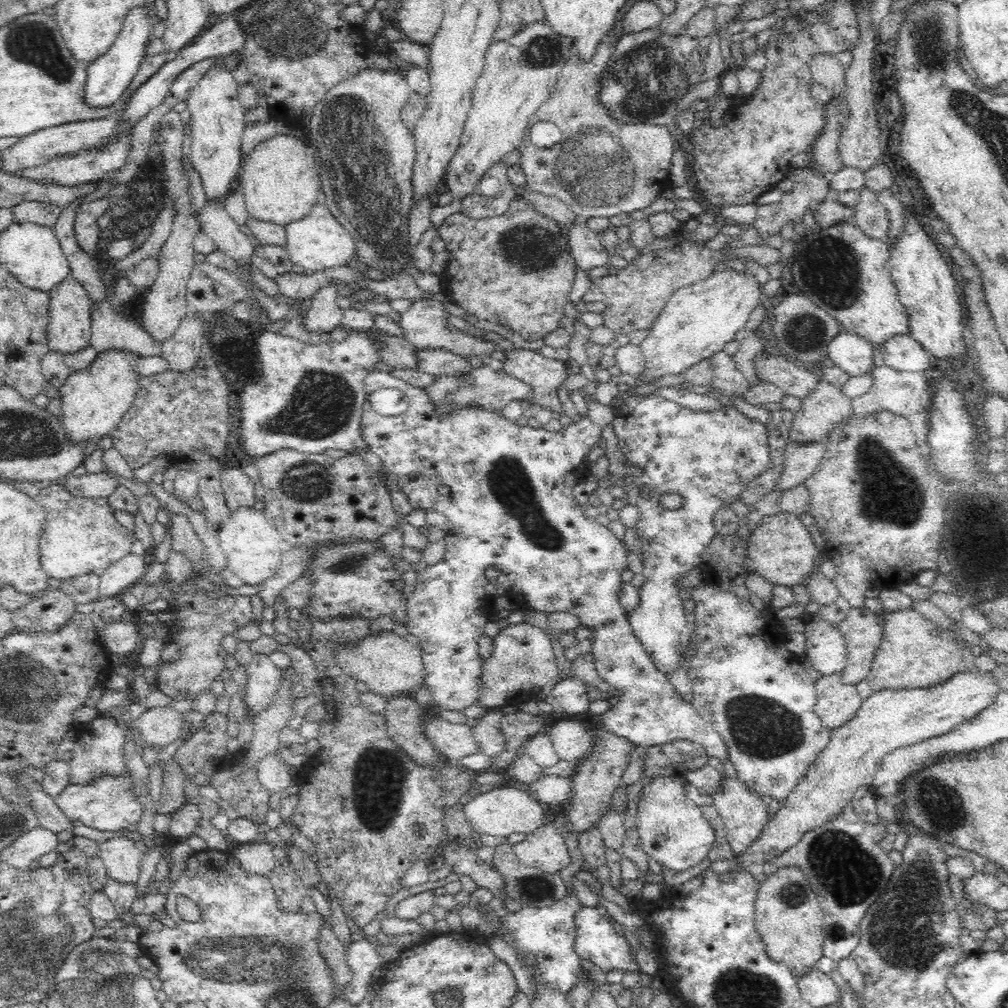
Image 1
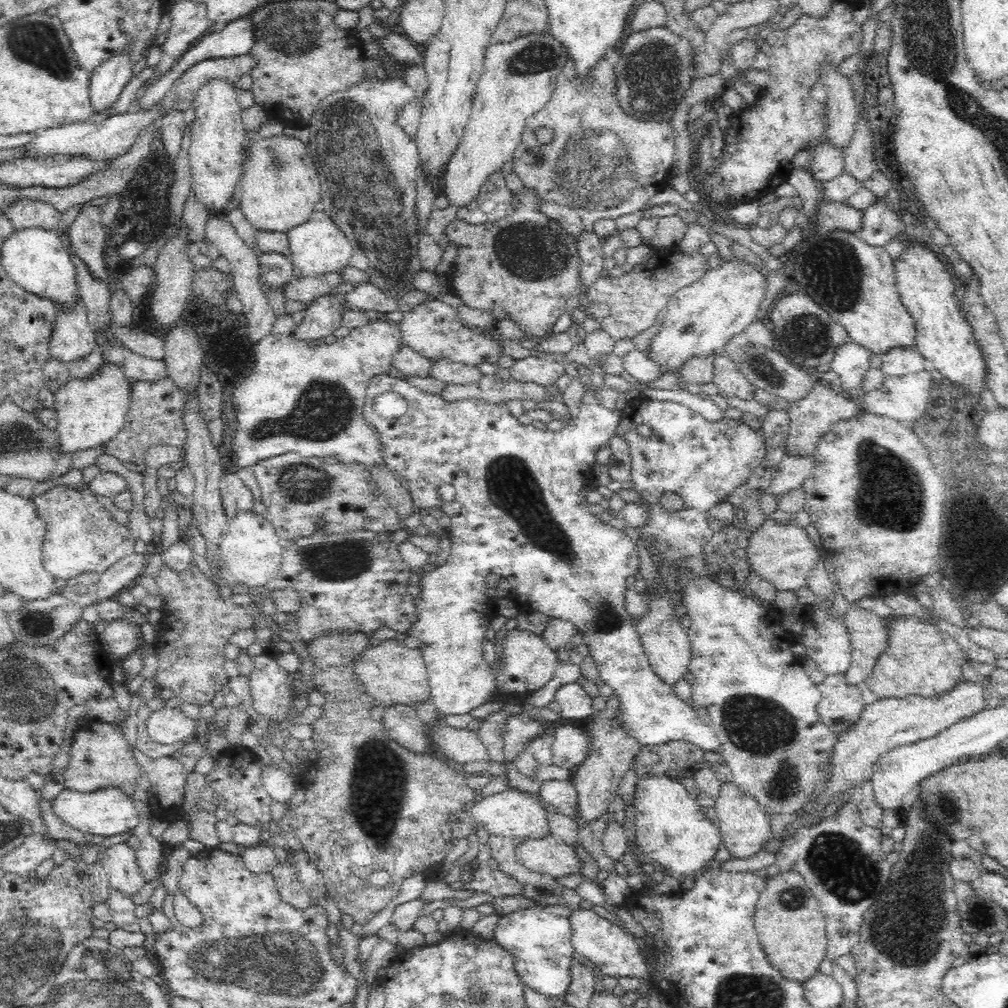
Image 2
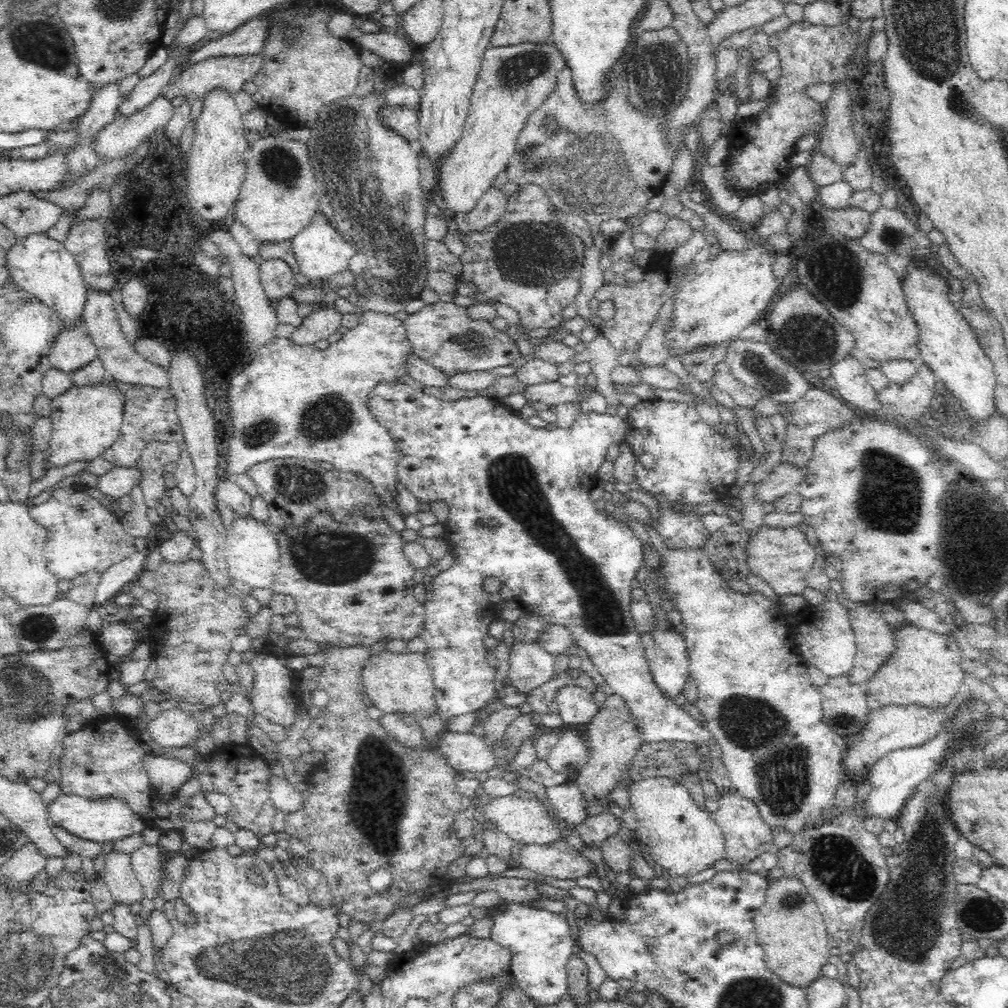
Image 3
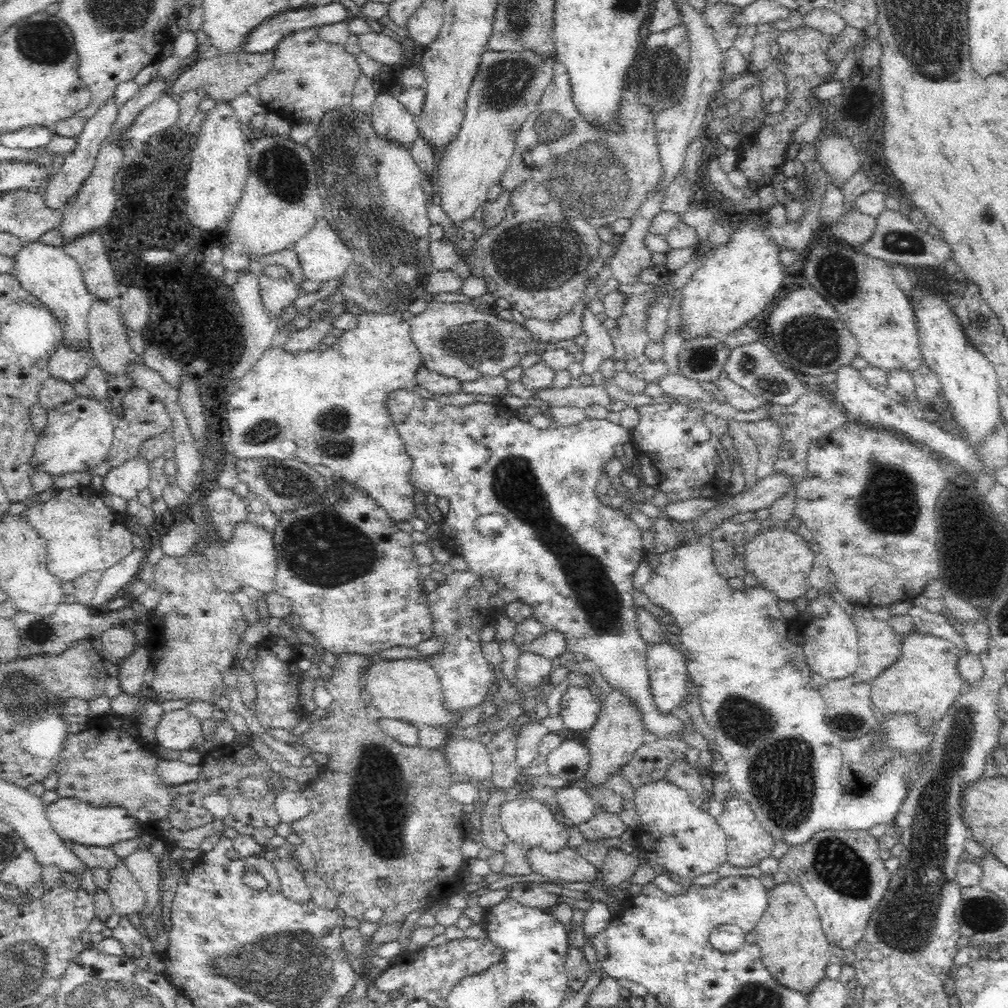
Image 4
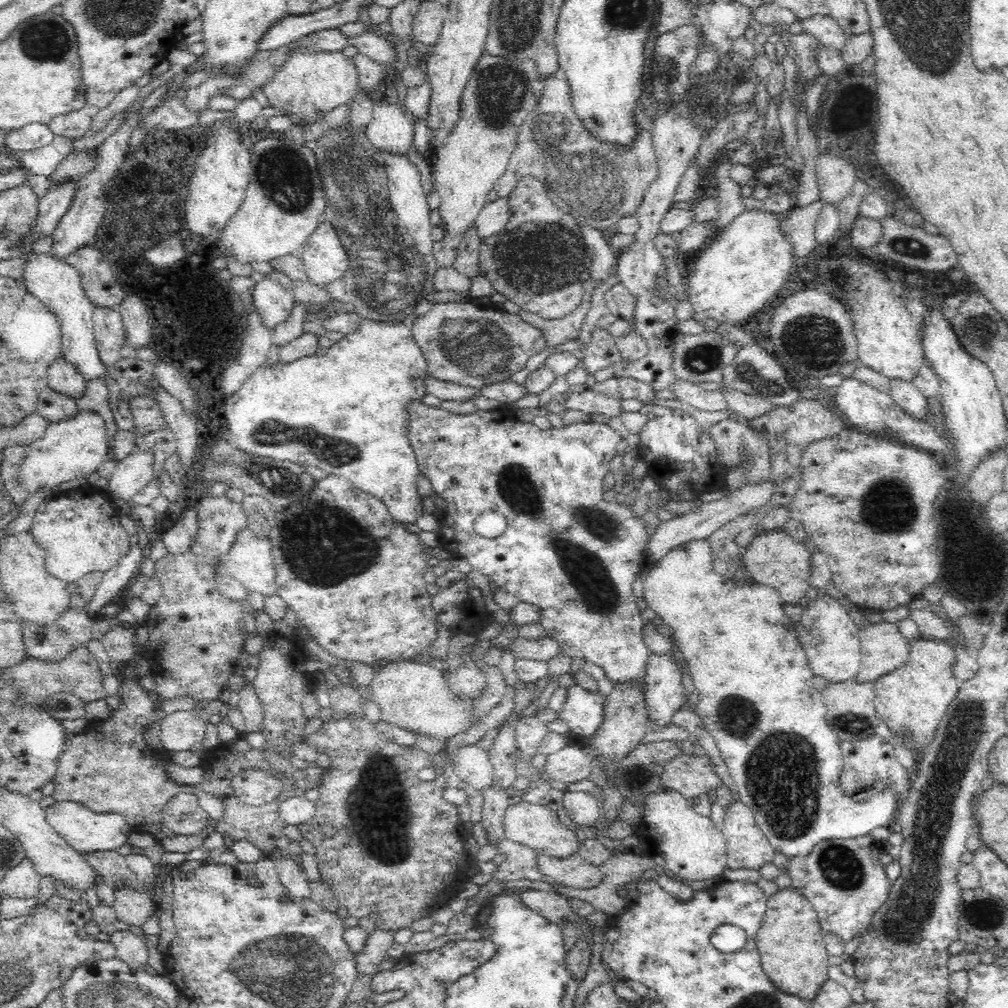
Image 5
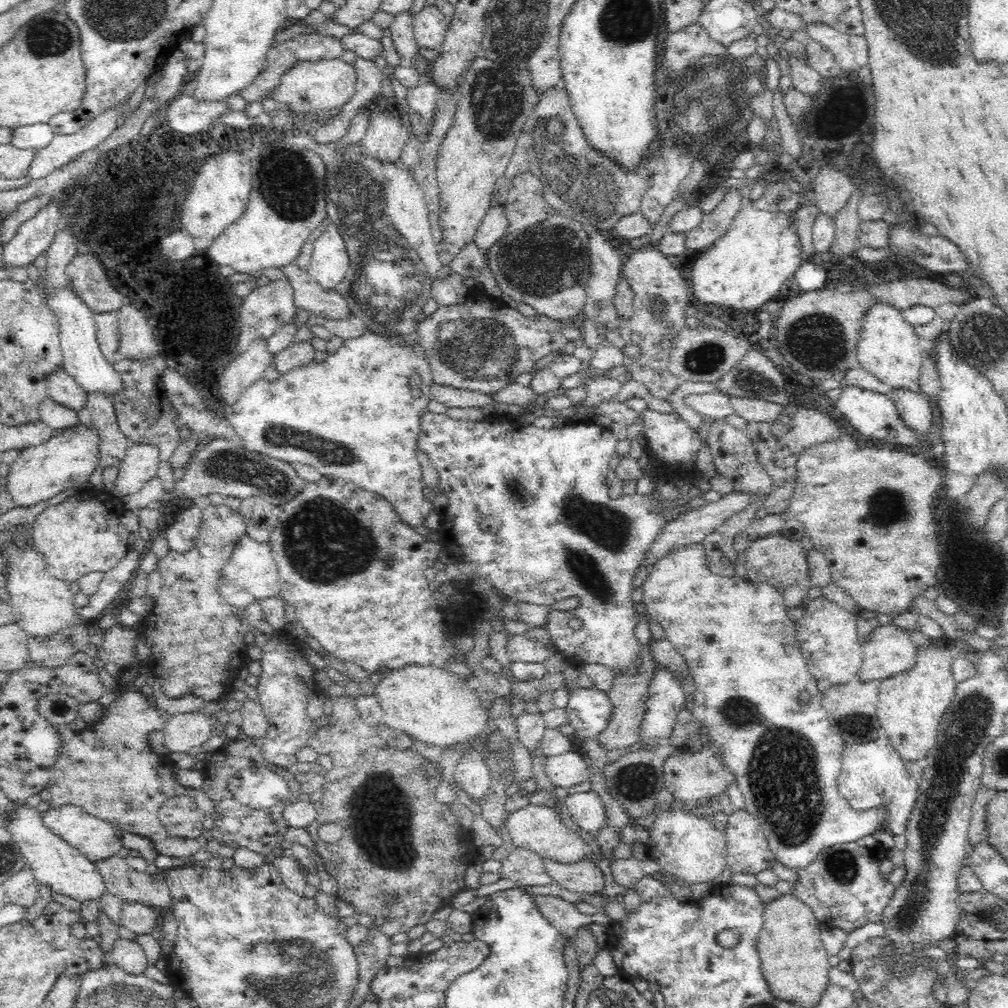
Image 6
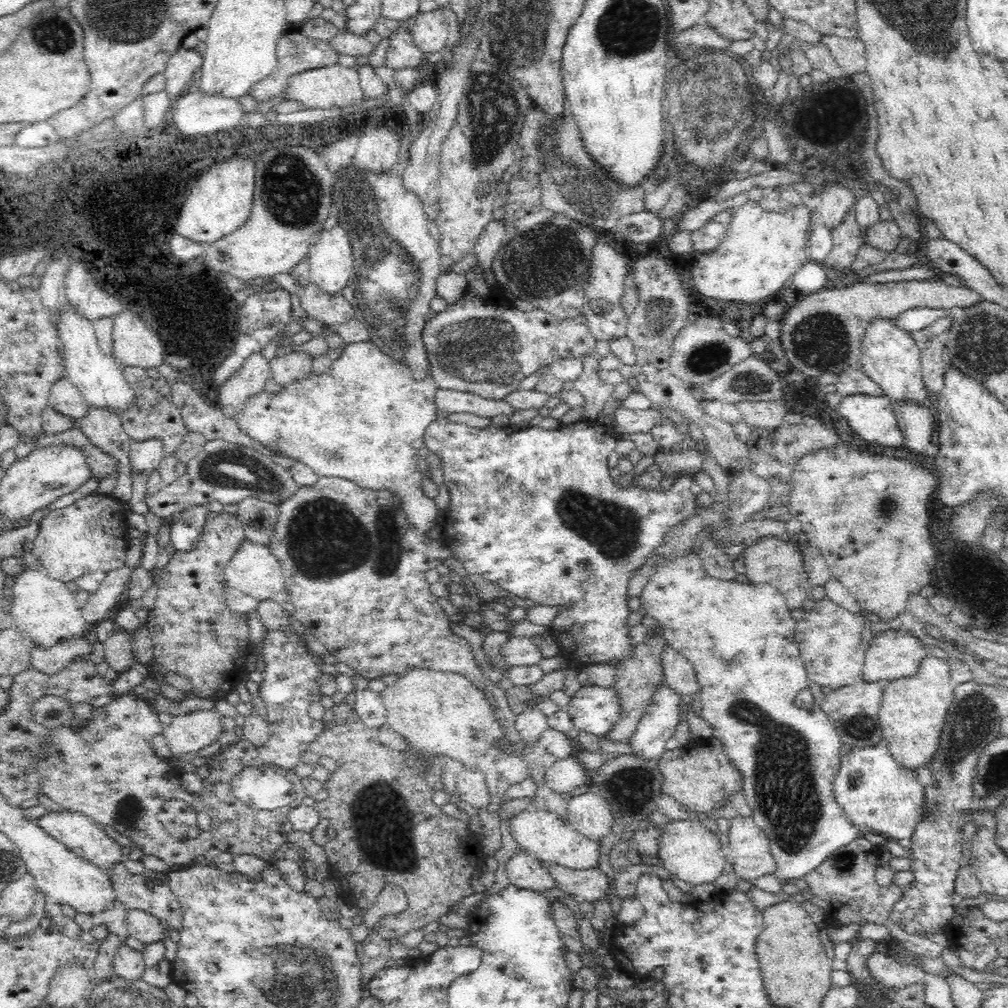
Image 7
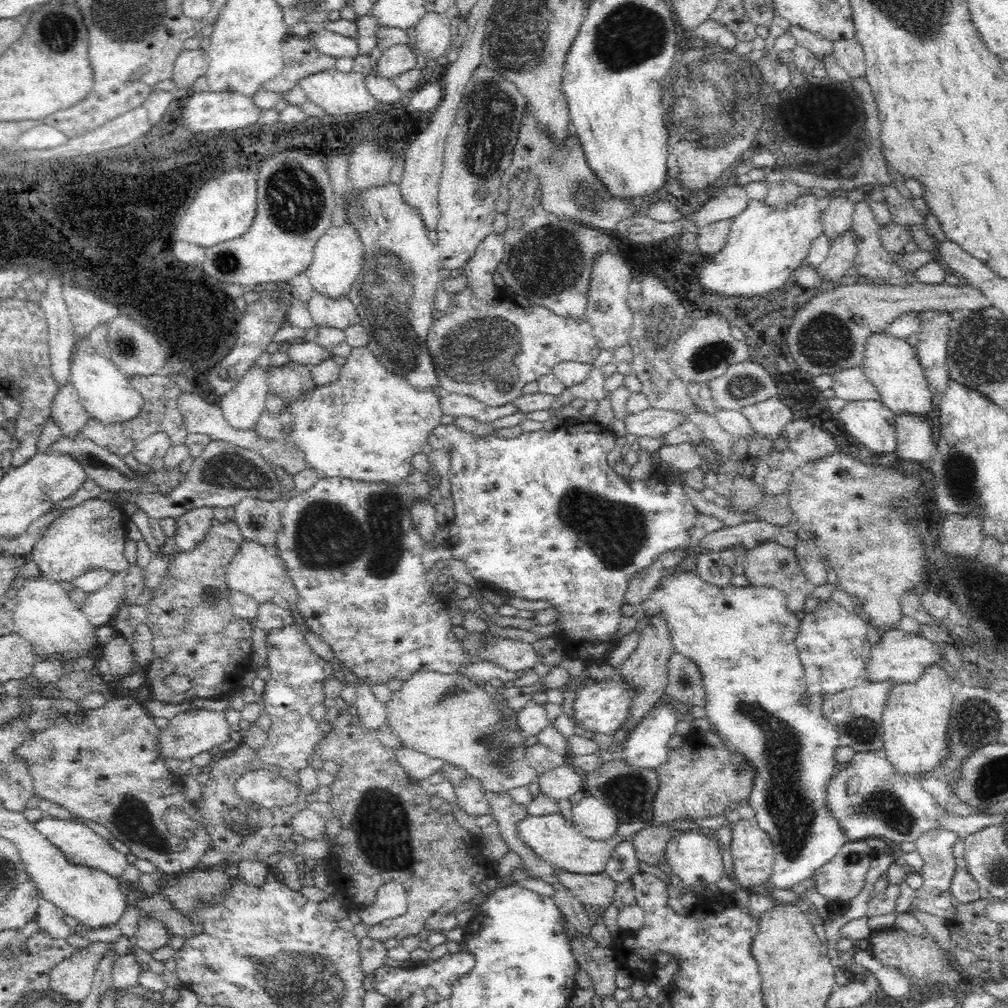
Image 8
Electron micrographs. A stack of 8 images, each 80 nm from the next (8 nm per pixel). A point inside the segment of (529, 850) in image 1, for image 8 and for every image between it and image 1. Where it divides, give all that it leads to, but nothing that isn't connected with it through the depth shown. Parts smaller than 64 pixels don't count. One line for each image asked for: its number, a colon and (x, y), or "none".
2: (551, 855)
3: (559, 860)
4: (567, 864)
5: (573, 871)
6: (584, 877)
7: (592, 884)
8: (596, 891)

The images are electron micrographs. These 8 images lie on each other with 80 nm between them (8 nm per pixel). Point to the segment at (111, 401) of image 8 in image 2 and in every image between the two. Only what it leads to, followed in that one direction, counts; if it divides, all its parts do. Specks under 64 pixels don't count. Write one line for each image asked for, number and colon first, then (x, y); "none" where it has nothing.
2: (36, 259)
3: (43, 267)
4: (47, 272)
5: (55, 282)
6: (82, 358)
7: (102, 384)

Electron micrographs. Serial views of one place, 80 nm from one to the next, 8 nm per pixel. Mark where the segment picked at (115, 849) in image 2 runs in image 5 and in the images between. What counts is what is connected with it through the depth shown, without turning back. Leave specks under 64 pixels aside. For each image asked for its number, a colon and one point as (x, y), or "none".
3: (122, 882)
4: (127, 895)
5: (135, 907)

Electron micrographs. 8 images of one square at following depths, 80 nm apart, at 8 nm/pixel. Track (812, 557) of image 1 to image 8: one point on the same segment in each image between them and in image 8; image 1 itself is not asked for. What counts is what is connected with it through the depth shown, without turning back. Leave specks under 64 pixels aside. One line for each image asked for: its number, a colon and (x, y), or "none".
2: (784, 555)
3: (783, 558)
4: (781, 560)
5: (775, 559)
6: (774, 559)
7: (772, 561)
8: (770, 564)

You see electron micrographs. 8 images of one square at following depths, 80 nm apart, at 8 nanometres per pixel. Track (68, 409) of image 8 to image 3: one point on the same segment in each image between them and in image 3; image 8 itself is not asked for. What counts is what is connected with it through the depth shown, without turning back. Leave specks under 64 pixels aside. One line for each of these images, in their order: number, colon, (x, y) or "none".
3: (73, 349)
4: (68, 365)
5: (63, 377)
6: (62, 388)
7: (64, 397)

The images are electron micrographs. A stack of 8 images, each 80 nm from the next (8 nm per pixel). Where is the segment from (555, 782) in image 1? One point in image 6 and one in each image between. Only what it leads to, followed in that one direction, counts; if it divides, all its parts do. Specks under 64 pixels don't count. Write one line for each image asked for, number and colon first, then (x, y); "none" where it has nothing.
2: (558, 795)
3: (566, 800)
4: (576, 805)
5: (583, 808)
6: (586, 809)

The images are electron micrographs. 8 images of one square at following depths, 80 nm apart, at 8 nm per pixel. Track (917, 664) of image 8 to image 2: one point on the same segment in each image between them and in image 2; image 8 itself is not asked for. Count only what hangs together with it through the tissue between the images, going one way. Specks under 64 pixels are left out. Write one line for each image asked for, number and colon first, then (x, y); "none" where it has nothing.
2: (868, 632)
3: (874, 637)
4: (879, 645)
5: (883, 648)
6: (889, 650)
7: (893, 654)

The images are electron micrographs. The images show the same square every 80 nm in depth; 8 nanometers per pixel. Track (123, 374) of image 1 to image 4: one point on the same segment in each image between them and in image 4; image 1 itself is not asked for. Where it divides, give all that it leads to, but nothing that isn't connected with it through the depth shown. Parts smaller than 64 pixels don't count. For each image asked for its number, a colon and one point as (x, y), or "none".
2: (90, 411)
3: (86, 420)
4: (79, 433)

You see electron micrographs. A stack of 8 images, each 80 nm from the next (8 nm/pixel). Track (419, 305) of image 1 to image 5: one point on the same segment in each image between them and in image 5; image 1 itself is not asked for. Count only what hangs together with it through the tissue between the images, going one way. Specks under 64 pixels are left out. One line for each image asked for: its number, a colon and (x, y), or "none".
2: (433, 328)
3: (442, 333)
4: (455, 340)
5: (466, 344)

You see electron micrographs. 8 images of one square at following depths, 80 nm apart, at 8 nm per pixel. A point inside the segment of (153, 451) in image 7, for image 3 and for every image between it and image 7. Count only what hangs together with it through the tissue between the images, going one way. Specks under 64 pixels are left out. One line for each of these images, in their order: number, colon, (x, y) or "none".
3: (119, 481)
4: (126, 480)
5: (131, 474)
6: (141, 461)

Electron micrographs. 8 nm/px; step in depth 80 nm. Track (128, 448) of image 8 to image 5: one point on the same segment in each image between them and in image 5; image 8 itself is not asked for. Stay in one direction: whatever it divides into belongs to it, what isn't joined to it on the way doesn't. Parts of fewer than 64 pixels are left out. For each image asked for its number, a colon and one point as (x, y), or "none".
5: (95, 398)
6: (99, 411)
7: (103, 427)

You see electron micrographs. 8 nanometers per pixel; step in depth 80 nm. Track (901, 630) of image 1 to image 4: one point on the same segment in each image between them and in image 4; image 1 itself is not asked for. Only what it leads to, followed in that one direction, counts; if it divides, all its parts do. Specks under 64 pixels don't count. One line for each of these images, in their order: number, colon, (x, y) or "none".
2: (920, 659)
3: (926, 669)
4: (924, 680)

